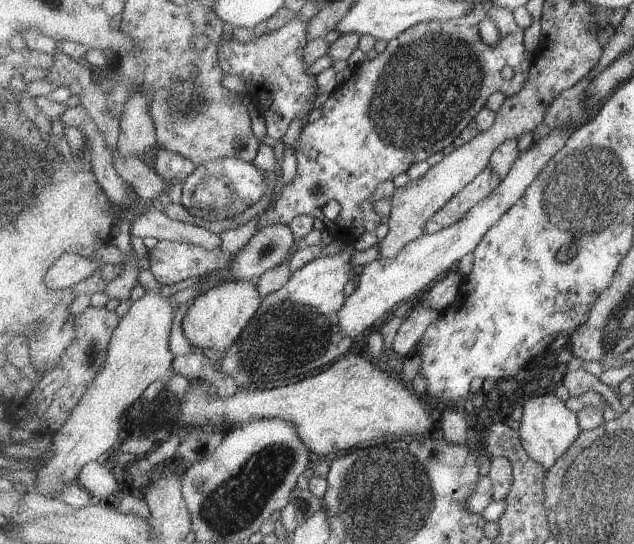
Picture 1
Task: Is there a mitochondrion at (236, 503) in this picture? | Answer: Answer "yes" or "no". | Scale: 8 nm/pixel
yes

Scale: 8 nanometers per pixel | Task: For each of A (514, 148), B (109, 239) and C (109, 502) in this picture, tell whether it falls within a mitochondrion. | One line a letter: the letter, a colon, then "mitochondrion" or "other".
A: other
B: other
C: other

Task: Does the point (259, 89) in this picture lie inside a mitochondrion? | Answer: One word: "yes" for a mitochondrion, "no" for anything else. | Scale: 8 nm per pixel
no

